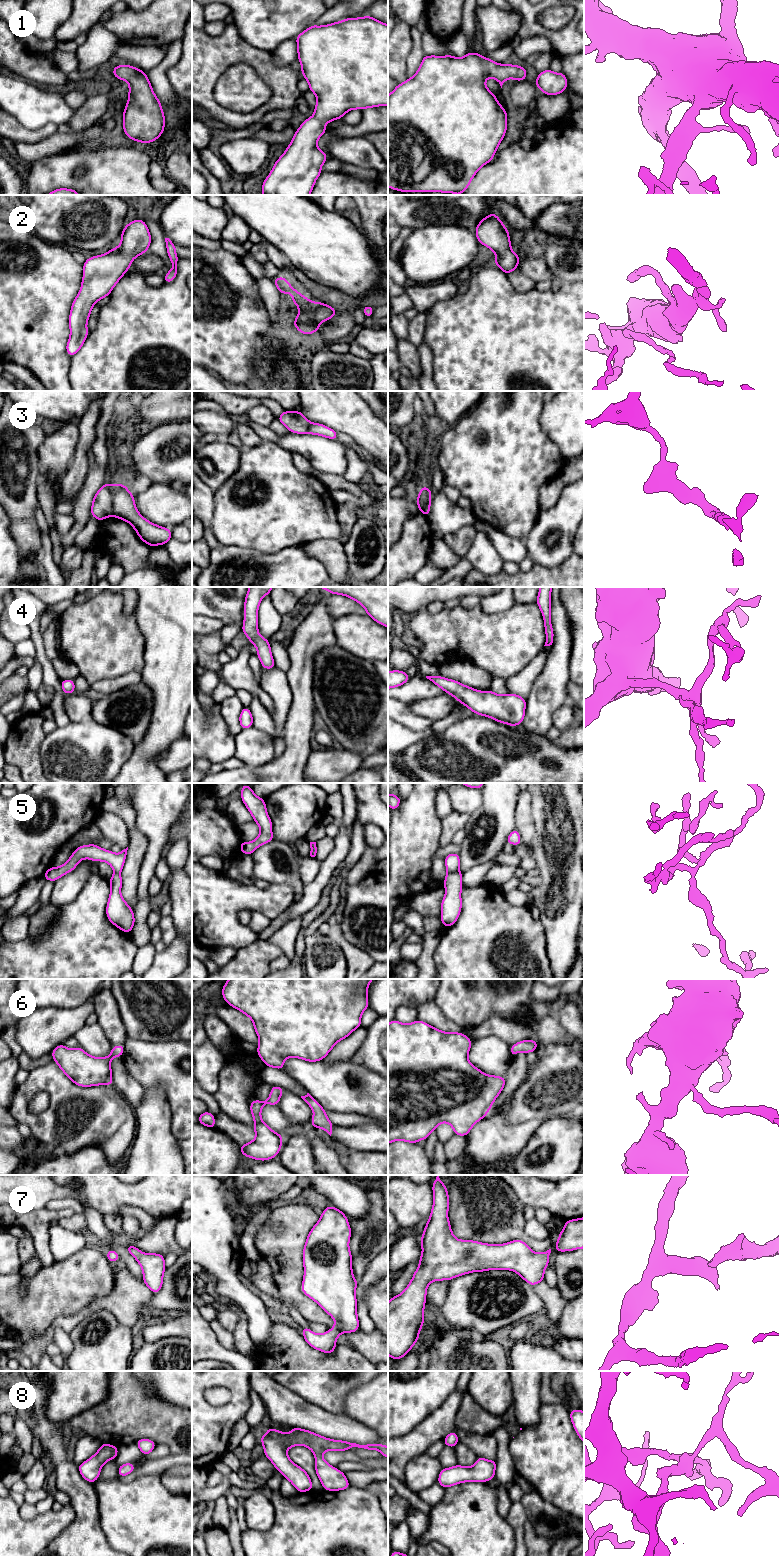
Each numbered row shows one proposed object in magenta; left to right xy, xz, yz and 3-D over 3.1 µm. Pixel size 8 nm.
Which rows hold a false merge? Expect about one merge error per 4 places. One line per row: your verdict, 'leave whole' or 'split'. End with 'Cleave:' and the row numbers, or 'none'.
1: leave whole
2: leave whole
3: split
4: leave whole
5: split
6: leave whole
7: leave whole
8: leave whole
Cleave: 3, 5

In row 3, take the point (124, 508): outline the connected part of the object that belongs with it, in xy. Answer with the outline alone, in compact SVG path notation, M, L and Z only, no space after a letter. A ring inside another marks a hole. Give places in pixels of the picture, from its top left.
M117 483L114 485L112 516L127 521L140 539L150 547L164 546L172 538L171 529L146 520L138 512L134 495L129 492L127 485Z

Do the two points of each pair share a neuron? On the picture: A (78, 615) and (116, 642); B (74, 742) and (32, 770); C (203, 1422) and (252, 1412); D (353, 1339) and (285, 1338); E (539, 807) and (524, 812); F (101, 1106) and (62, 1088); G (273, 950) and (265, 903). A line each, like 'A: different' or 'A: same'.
A: same
B: different
C: different
D: different
E: different
F: same
G: different

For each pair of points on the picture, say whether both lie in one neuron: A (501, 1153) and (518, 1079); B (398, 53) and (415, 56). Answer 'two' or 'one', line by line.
A: two
B: two

